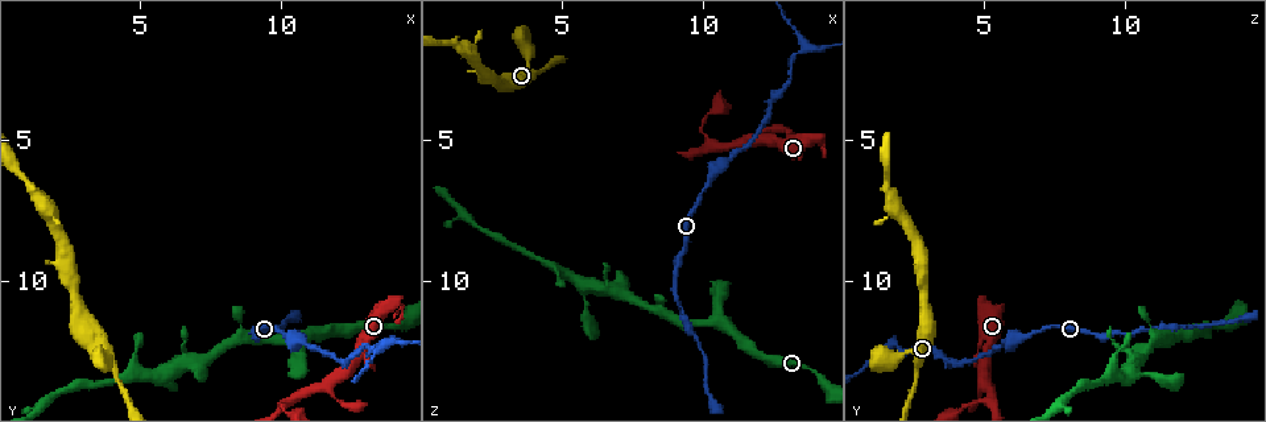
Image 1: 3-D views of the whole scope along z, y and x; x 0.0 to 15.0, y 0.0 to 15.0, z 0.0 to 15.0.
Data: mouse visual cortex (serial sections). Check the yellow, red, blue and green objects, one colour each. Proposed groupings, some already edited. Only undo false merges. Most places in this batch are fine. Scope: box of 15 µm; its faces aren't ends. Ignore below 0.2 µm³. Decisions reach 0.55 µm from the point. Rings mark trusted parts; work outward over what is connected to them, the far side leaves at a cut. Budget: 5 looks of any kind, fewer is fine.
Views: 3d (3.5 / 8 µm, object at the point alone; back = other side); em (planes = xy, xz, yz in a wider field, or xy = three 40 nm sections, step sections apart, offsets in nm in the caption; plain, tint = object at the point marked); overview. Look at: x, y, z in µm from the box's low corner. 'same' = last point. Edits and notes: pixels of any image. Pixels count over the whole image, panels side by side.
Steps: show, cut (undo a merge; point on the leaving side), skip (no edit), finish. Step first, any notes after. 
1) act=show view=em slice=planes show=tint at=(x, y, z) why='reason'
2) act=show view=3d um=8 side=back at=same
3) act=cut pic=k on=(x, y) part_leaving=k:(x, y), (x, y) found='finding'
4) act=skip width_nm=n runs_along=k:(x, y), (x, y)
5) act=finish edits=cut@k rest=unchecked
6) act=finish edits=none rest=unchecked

act=show view=3d um=3.5 at=(13.7, 12.3, 1.7) why='abrupt turn'

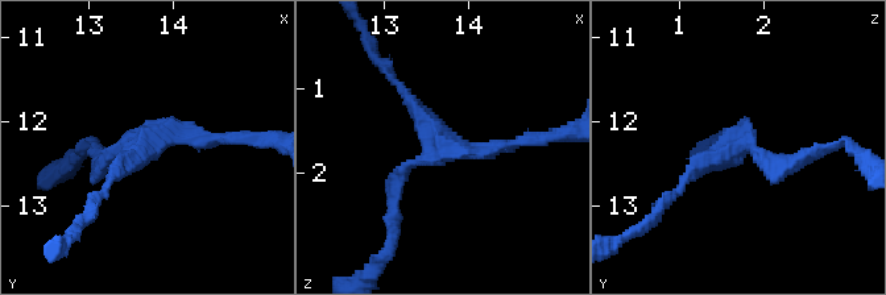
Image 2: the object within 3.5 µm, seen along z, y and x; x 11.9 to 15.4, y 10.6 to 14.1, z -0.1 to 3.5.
act=show view=em slice=xy step=5 show=tint at=(13.65, 12.25, 1.70) arms=3 arm_widths_nm=200,200,200

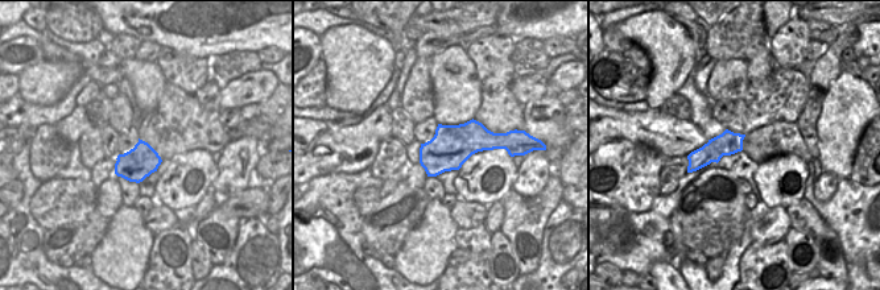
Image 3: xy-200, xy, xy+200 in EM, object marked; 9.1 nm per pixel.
act=skip width_nm=380 runs_along=2:(799, 160), (738, 144), (677, 188) found='all the same cell'

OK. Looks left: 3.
act=show view=3d um=3.5 side=back at=(10.2, 14.3, 5.2) why='sudden change in width'

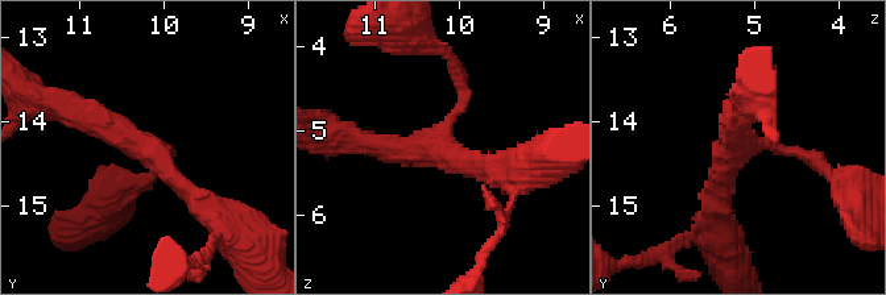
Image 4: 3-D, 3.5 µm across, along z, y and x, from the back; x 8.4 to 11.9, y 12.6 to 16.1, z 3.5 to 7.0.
act=show view=em slice=xy step=2 show=tint at=(10.30, 14.30, 5.20) arms=3 arm_widths_nm=150,250,300 why='now the EM'

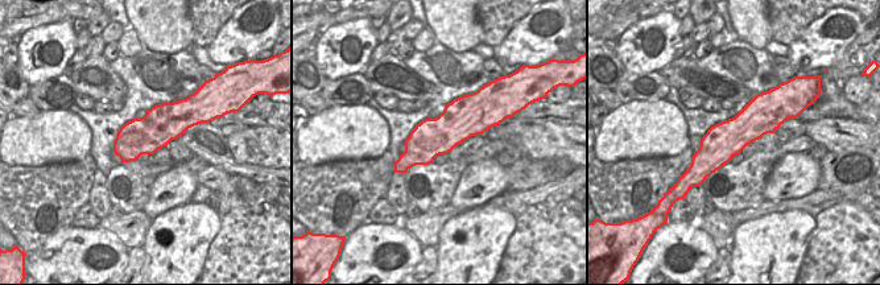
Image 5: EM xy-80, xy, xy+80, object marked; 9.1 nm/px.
act=skip found='one cell here'

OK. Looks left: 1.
act=finish edits=none rest=unchecked

